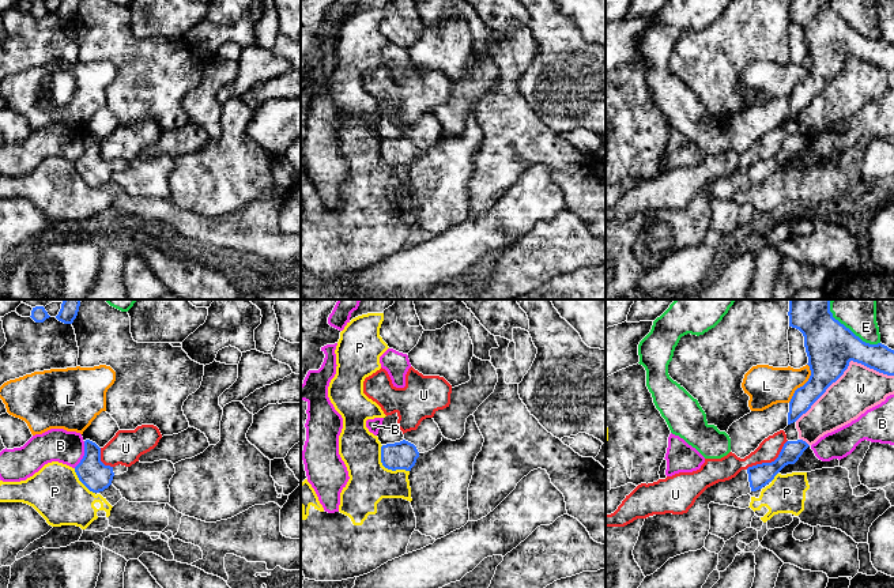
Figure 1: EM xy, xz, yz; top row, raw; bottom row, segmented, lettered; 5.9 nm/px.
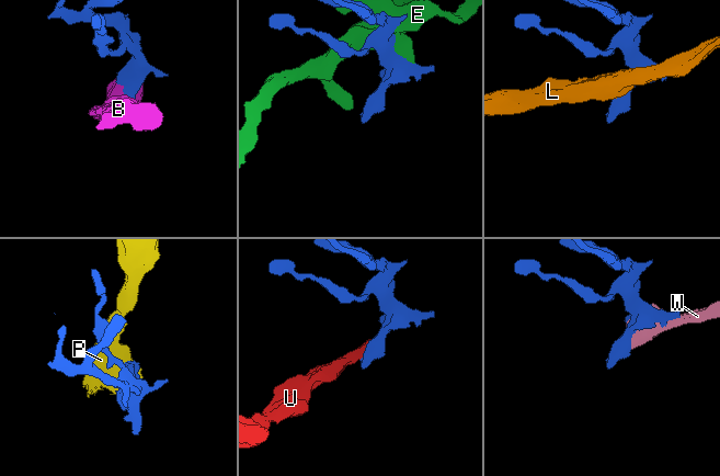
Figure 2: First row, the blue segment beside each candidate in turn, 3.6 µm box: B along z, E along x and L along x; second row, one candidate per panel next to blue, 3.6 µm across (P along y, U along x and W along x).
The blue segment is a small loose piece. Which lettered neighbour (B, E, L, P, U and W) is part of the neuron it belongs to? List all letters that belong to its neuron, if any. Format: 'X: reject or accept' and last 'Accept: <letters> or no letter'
B: reject
E: reject
L: reject
P: reject
U: reject
W: reject
Accept: no letter

